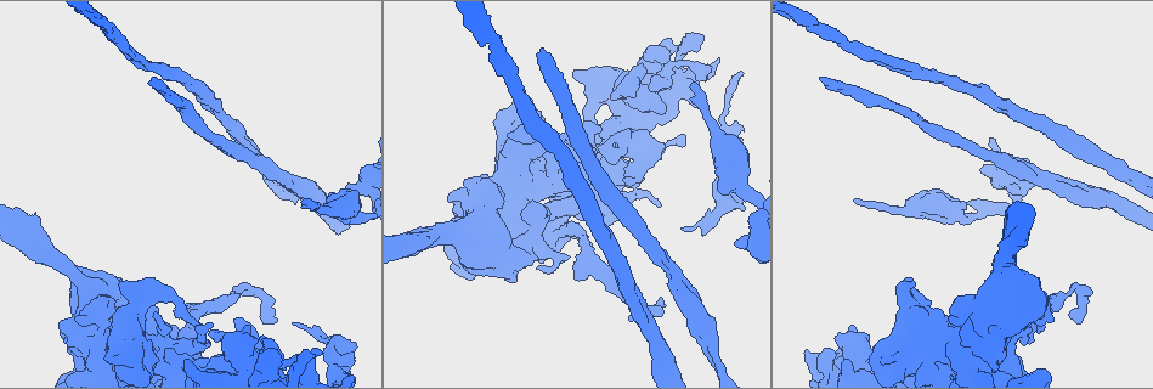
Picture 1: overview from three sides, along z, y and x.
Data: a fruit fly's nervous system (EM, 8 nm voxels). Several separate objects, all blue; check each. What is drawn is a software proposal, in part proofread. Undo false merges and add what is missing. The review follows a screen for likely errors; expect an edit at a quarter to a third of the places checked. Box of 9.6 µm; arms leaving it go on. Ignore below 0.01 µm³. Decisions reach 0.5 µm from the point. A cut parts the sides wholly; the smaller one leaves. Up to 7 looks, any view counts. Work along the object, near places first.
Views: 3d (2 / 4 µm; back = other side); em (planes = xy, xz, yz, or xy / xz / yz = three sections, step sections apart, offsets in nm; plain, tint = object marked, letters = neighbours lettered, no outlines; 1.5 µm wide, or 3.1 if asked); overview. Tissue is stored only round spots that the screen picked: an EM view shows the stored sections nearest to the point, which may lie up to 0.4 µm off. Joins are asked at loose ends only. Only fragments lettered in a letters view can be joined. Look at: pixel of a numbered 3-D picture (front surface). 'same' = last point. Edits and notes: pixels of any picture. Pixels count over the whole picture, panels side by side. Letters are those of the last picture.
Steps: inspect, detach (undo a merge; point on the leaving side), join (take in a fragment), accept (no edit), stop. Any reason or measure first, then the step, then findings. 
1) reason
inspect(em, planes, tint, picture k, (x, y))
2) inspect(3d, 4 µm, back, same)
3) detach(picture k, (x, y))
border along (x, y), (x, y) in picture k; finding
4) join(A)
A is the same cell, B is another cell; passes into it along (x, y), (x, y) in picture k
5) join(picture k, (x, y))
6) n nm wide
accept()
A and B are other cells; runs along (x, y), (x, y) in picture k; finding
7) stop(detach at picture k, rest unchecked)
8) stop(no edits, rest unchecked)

an open end
inspect(3d, 2 µm, picture 1, (694, 82))

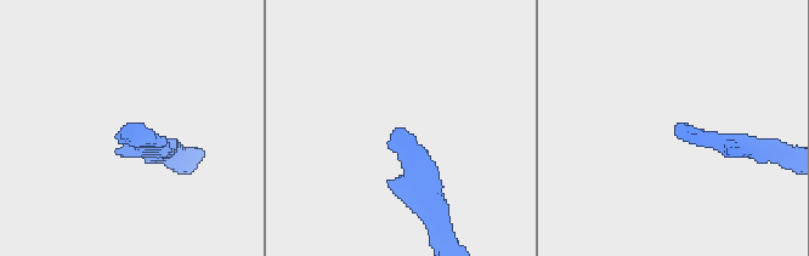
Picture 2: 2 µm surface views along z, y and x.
shape alone is not enough
inspect(em, planes, letters, picture 2, (680, 126))

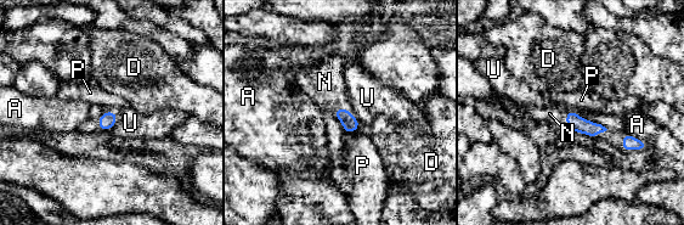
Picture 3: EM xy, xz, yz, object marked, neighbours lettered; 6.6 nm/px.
join(N)
N is the same cell, A, D, P and U are other cells; passes into it along (575, 123), (566, 117), (549, 113) in picture 3; the neuron continues

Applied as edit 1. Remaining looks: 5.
redraw
inspect(overview)

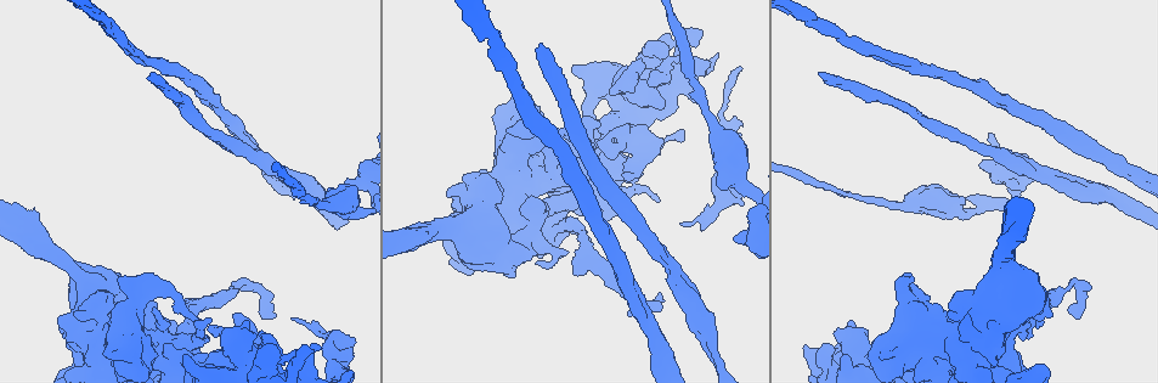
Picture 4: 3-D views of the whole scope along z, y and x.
touches itself
inspect(3d, 2 µm, picture 4, (596, 144))

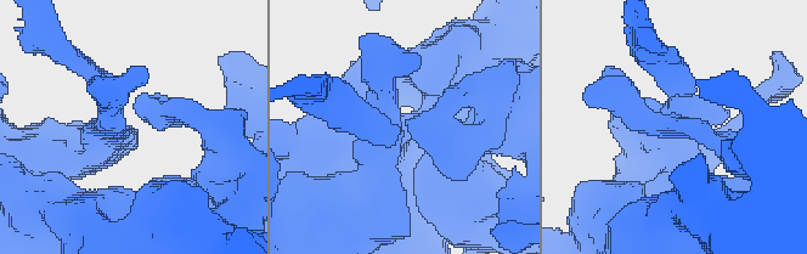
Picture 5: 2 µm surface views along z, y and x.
shape alone is not enough
inspect(em, yz, step 8, tint, picture 5, (685, 91))

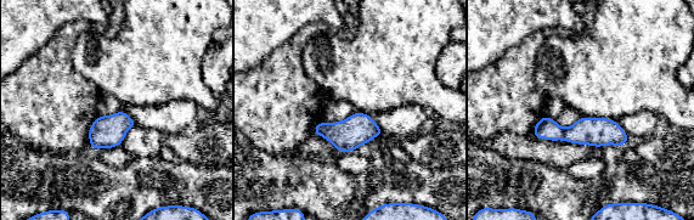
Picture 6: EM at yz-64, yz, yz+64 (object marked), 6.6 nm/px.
inspect(em, planes, letters, same)

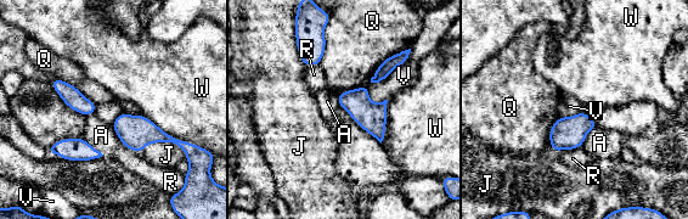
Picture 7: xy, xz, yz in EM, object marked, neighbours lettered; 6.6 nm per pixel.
accept()
A, J, Q, R, V and W are other cells; all the same neuron

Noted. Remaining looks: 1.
stop(join at picture 3, rest unchecked)

